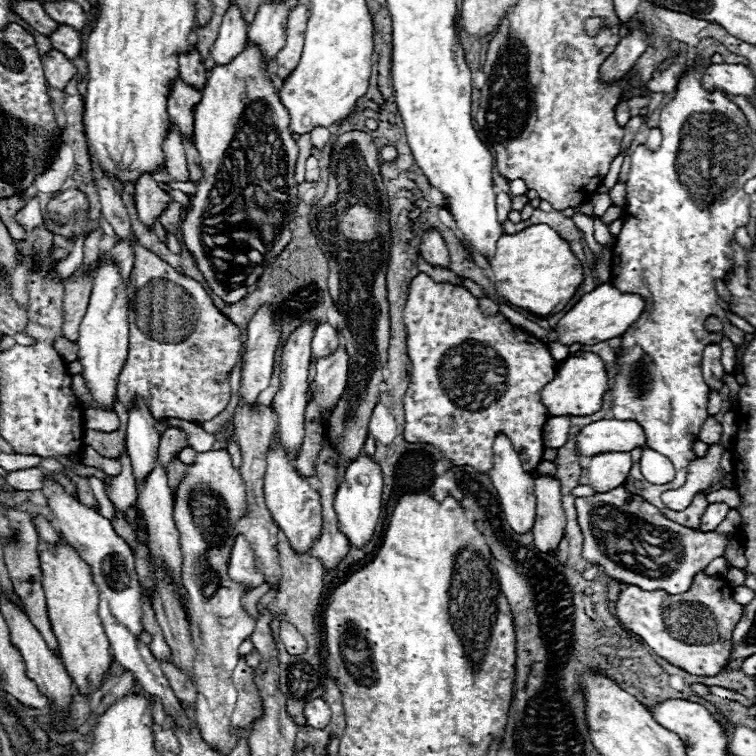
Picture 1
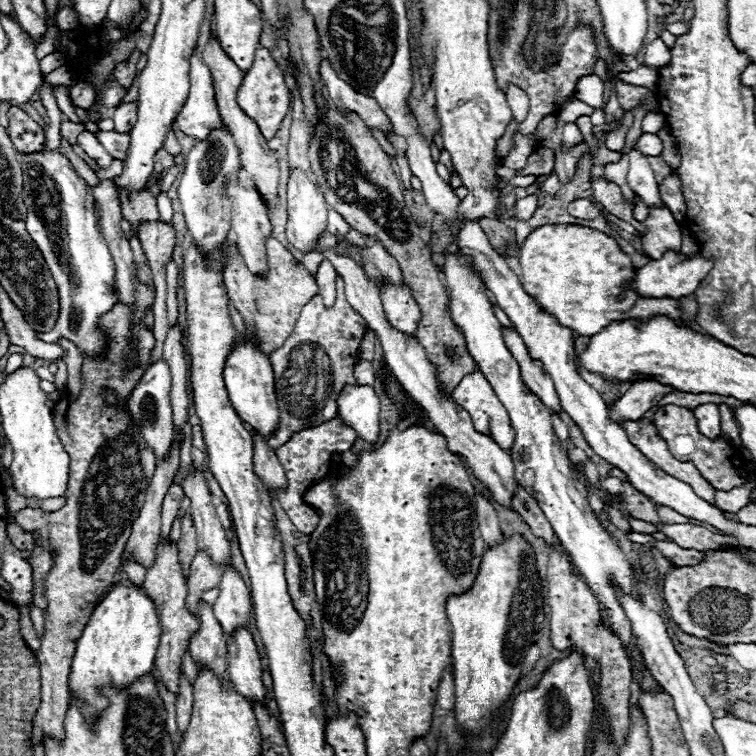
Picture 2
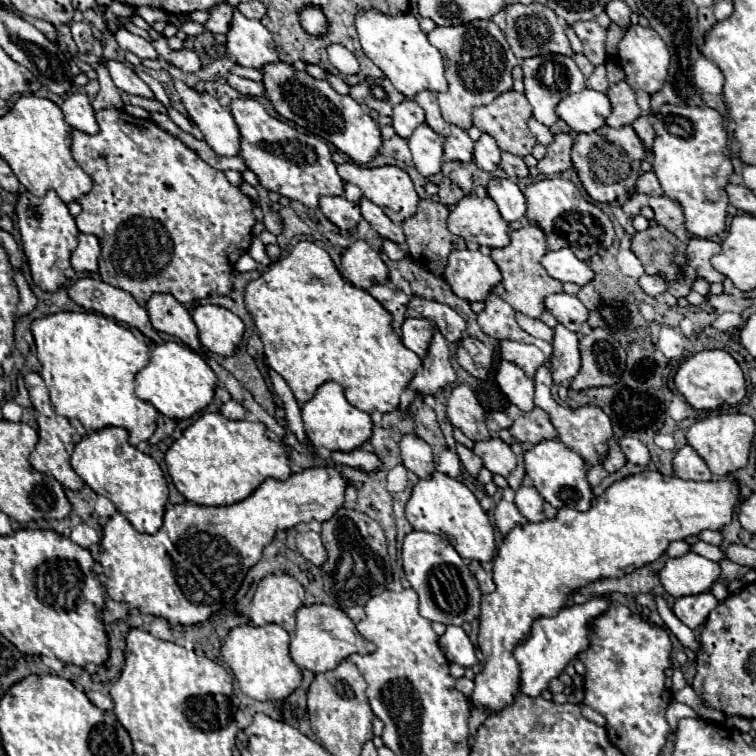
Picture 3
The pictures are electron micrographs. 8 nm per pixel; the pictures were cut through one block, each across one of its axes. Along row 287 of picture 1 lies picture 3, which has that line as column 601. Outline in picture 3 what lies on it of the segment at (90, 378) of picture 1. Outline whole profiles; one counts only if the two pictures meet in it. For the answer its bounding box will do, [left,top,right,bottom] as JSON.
[556,88,610,134]

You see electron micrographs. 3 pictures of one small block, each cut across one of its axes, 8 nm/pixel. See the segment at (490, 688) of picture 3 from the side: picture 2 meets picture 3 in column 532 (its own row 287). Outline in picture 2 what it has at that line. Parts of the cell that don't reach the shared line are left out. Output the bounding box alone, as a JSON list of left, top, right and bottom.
[518,224,686,336]

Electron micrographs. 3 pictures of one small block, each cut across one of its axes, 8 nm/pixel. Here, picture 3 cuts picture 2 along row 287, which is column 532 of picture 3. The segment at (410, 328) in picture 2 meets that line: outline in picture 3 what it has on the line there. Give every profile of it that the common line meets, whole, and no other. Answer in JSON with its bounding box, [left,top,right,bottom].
[494,360,534,412]

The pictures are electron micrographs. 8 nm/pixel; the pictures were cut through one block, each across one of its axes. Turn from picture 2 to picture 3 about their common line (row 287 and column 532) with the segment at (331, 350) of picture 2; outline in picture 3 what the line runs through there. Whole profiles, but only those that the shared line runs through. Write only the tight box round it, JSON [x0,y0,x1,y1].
[478,294,552,364]

